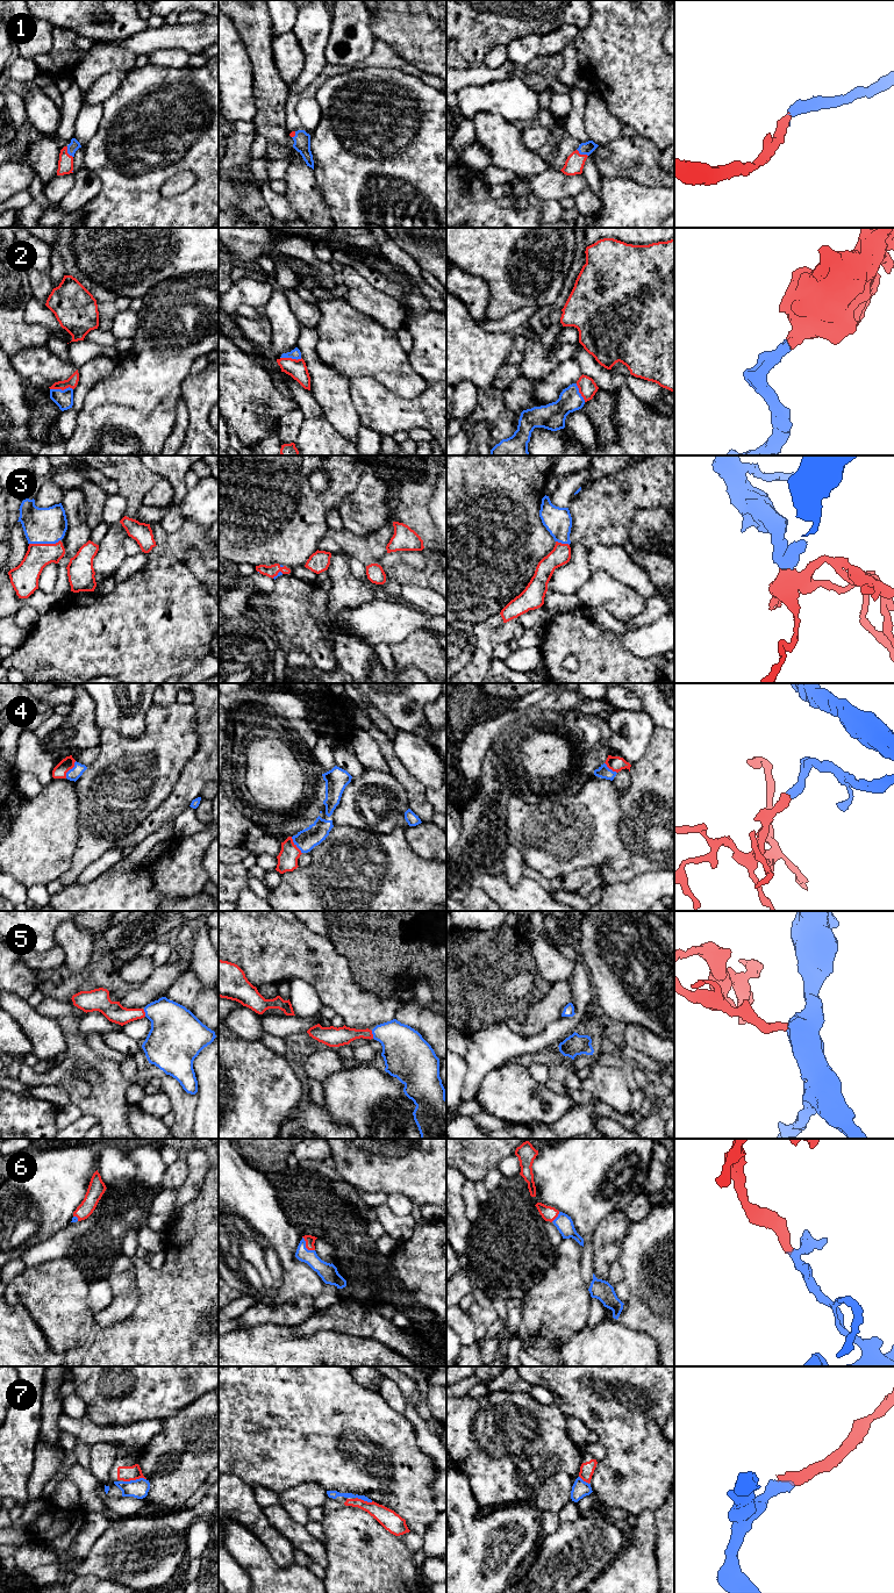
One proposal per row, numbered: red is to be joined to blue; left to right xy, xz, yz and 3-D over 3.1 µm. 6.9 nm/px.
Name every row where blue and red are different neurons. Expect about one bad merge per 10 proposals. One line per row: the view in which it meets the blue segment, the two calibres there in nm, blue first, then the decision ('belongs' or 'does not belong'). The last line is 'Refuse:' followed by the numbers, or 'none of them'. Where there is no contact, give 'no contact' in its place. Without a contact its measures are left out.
1: meets blue in yz; 90 nm thick on the blue side, 130 nm on the other; belongs
2: meets blue in xy; 130 nm thick on the blue side, 80 nm on the other; belongs
3: meets blue in xy; 260 nm thick on the blue side, 170 nm on the other; belongs
4: meets blue in xy; 90 nm thick on the blue side, 100 nm on the other; belongs
5: meets blue in xz; 300 nm thick on the blue side, 130 nm on the other; belongs
6: meets blue in xz; 120 nm thick on the blue side, 70 nm on the other; belongs
7: meets blue in xy; 130 nm thick on the blue side, 110 nm on the other; belongs
Refuse: none of them

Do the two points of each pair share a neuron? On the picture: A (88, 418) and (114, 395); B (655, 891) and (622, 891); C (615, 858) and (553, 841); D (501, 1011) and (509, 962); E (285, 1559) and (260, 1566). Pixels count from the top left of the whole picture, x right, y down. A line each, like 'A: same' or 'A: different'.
A: same
B: same
C: same
D: same
E: different

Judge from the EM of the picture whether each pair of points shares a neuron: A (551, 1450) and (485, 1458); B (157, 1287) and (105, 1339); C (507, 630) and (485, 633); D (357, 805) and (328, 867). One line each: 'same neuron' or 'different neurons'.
A: same neuron
B: same neuron
C: same neuron
D: different neurons

